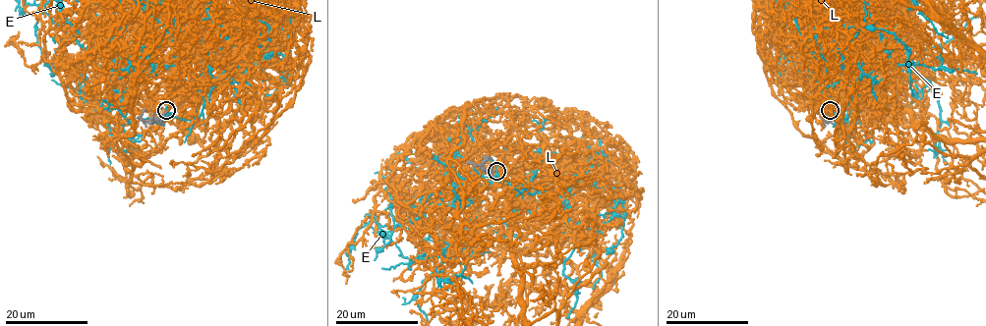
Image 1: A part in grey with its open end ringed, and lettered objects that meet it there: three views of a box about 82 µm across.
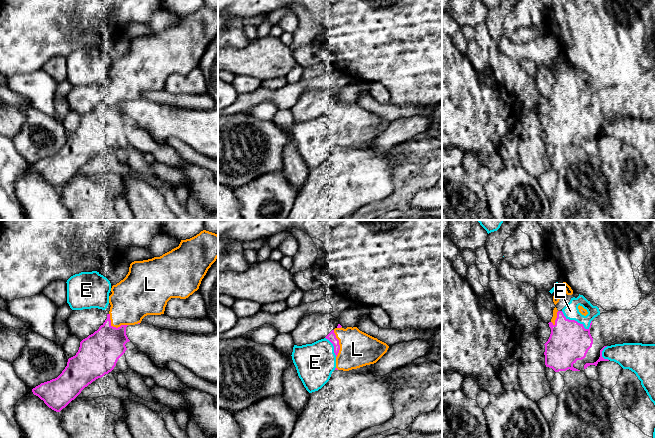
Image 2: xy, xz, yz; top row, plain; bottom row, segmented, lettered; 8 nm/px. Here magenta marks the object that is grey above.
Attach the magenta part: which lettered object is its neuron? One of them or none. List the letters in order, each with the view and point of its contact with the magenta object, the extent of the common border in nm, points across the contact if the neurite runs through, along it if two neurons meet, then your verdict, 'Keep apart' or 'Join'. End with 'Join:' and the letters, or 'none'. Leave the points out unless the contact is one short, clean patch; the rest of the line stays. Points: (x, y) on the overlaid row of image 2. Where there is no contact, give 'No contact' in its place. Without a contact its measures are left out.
E: Touches magenta at yz (574, 320). Shared border 280 nm. Keep apart
L: Touches magenta at xy (114, 327). Shared border 180 nm. Join
Join: L

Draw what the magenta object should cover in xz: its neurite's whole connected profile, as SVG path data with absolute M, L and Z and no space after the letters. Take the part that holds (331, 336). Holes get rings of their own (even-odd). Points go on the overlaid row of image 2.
M340 324L326 337L334 346L335 370L349 371L376 363L389 346L357 327L344 329Z

